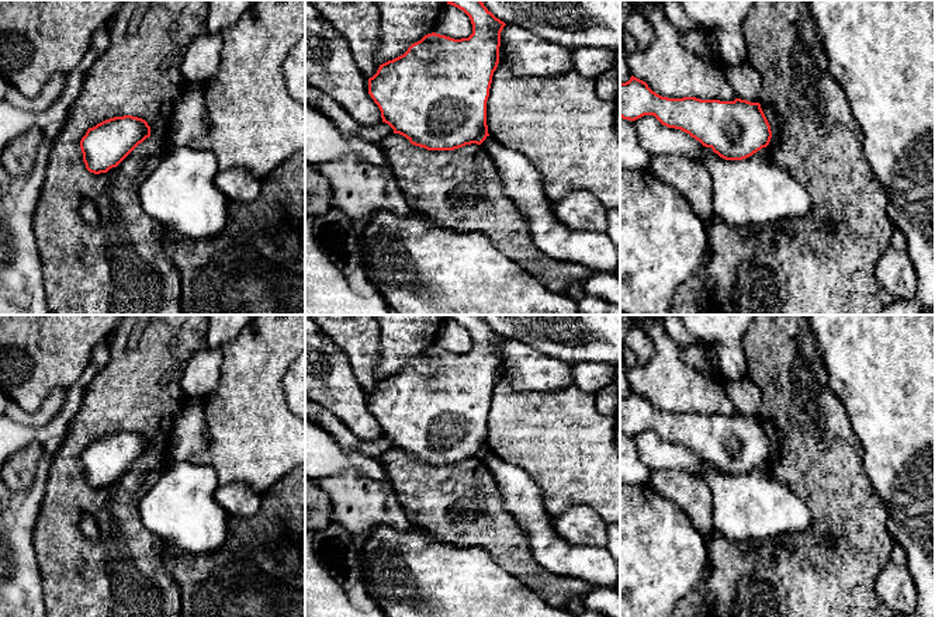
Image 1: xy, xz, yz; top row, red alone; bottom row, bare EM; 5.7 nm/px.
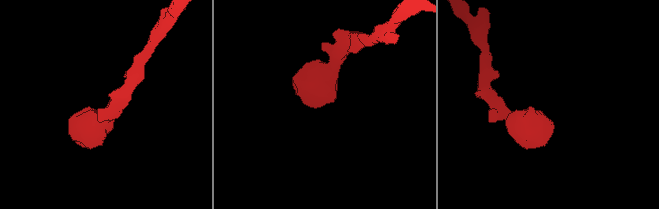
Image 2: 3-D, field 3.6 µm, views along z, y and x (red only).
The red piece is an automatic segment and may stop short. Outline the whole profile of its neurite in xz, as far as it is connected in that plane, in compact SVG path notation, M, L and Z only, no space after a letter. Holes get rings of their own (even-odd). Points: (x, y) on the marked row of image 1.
M447 0L471 20L472 34L454 39L436 32L425 35L408 51L382 65L368 79L368 94L394 134L427 150L454 150L481 145L488 136L486 101L499 63L501 32L506 25L481 0Z

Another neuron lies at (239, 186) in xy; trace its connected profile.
M245 167L219 170L215 183L232 204L249 204L257 198L262 190L262 180Z

